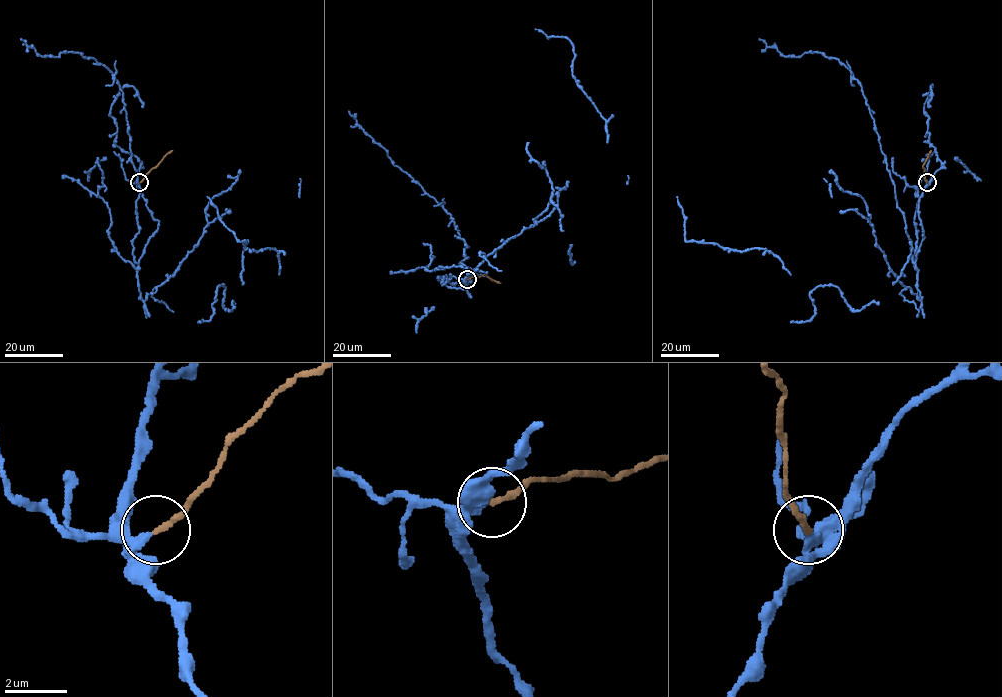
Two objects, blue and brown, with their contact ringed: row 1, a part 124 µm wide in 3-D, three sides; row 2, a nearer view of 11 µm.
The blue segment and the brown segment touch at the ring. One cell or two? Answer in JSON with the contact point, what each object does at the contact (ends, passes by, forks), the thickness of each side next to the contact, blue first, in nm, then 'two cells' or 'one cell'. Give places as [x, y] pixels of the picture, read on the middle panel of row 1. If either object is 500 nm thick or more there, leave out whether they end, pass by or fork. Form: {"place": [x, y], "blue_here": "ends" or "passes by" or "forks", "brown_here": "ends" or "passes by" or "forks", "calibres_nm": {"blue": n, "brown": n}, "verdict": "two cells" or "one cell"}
{"place": [467, 279], "blue_here": "passes by", "brown_here": "ends", "calibres_nm": {"blue": 240, "brown": 180}, "verdict": "two cells"}

